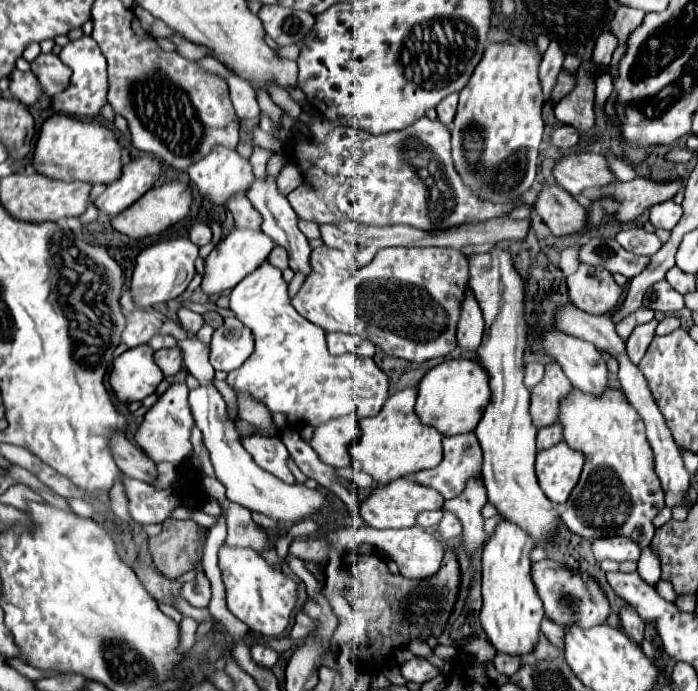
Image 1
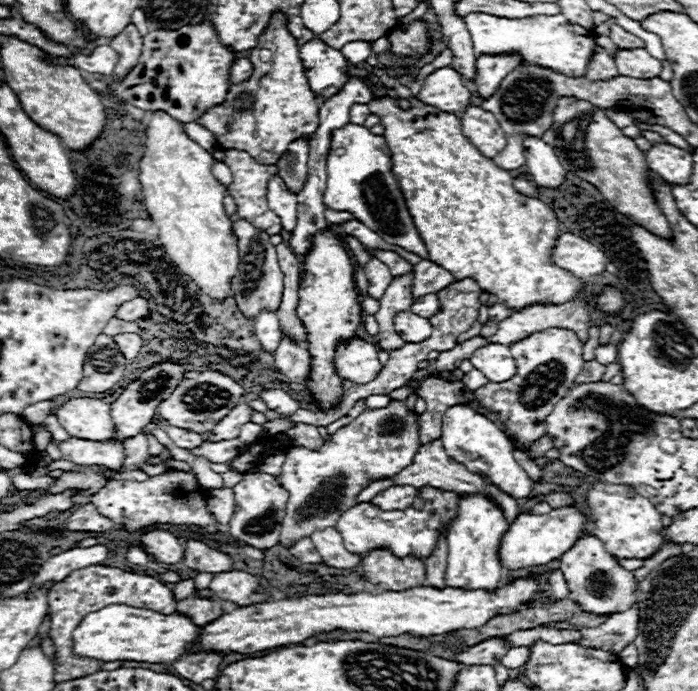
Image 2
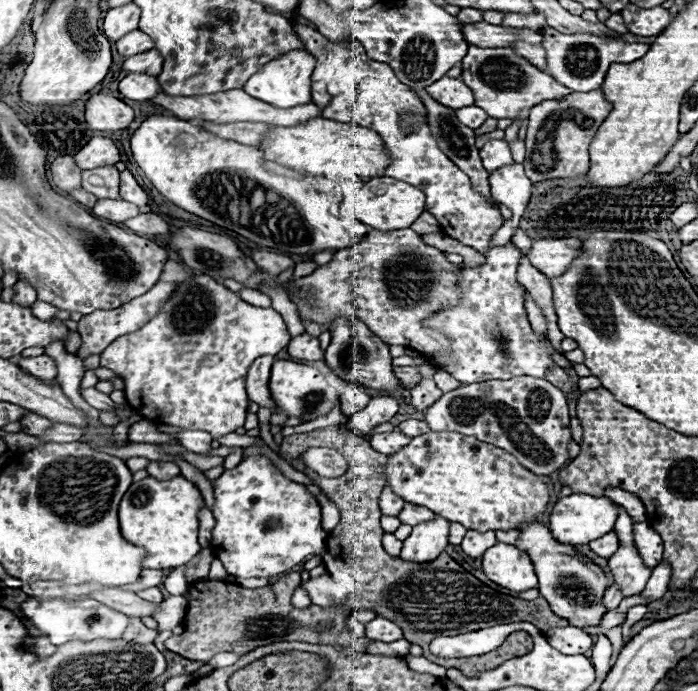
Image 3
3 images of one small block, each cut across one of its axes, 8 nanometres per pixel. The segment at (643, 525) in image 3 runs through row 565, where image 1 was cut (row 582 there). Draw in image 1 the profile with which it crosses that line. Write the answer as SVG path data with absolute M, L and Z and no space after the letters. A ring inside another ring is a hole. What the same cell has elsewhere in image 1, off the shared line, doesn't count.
M644 548L642 550L642 556L638 560L638 574L640 578L646 580L646 584L650 586L656 586L658 580L660 580L660 562L658 558L652 554L650 548Z

